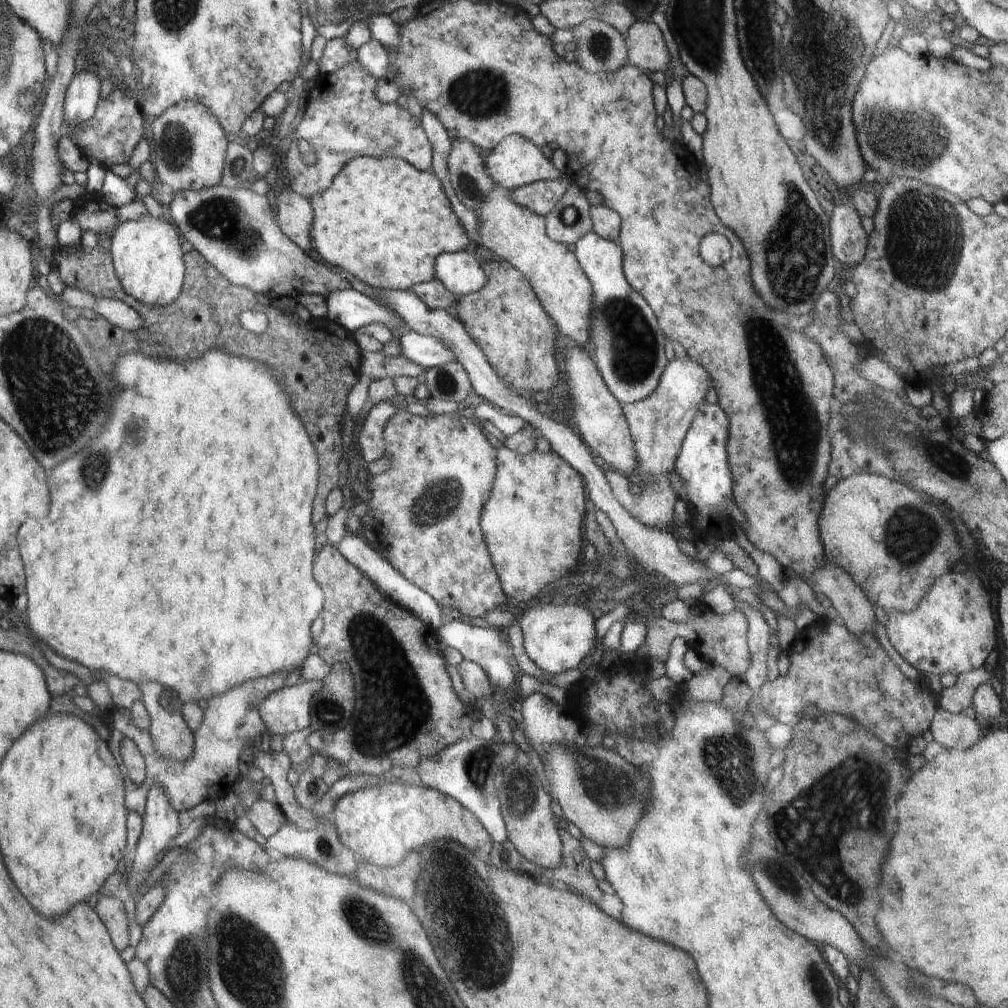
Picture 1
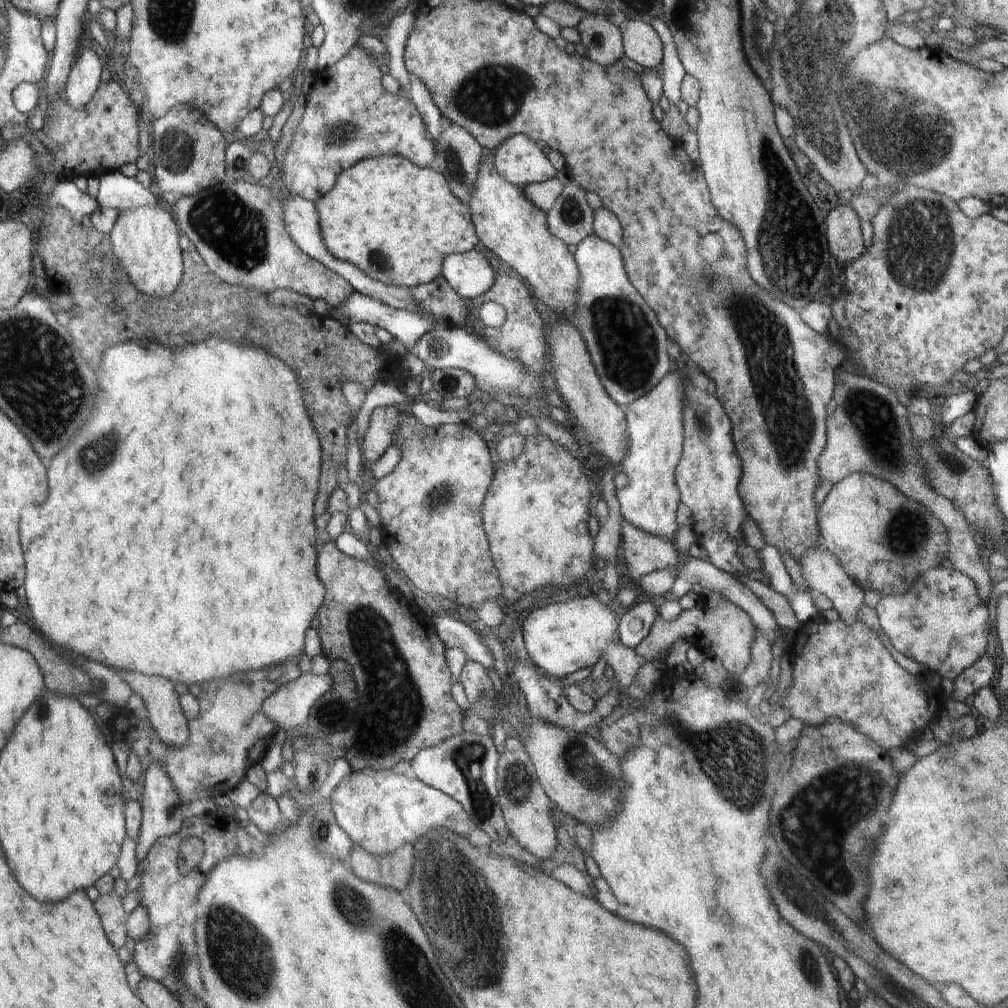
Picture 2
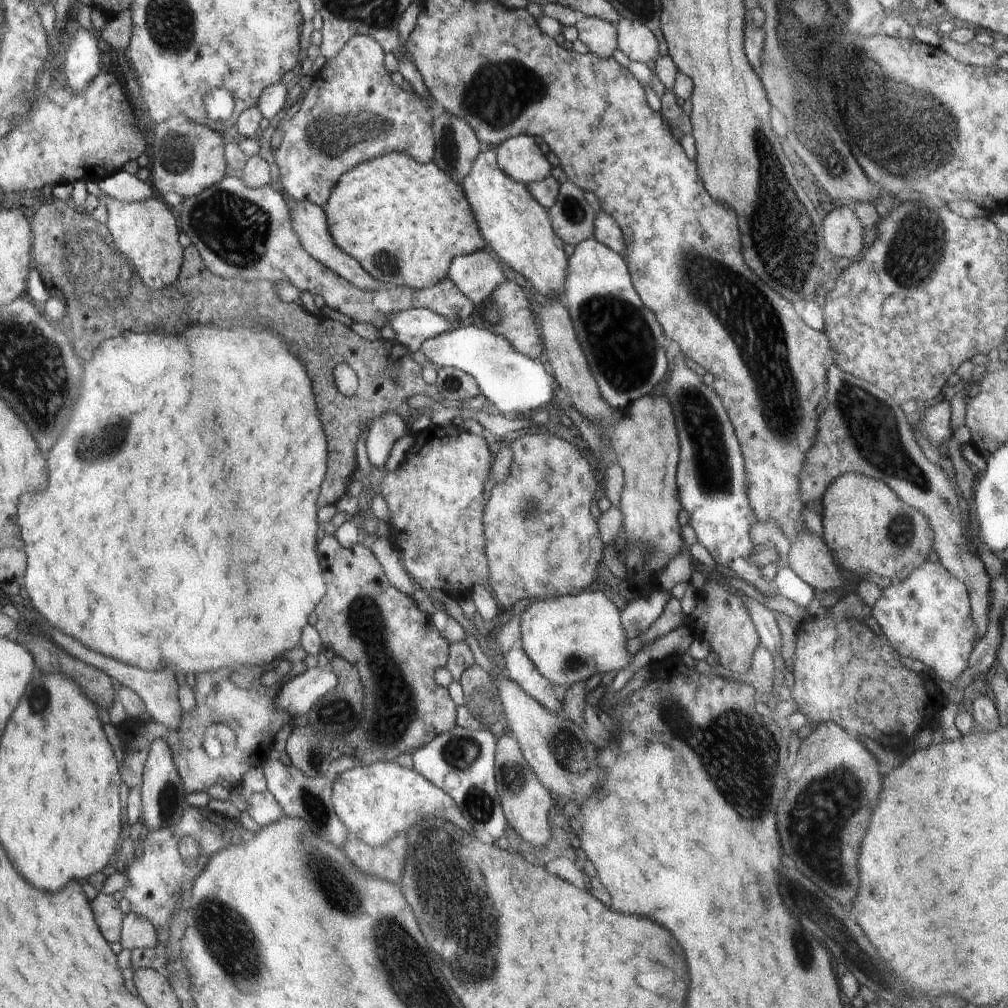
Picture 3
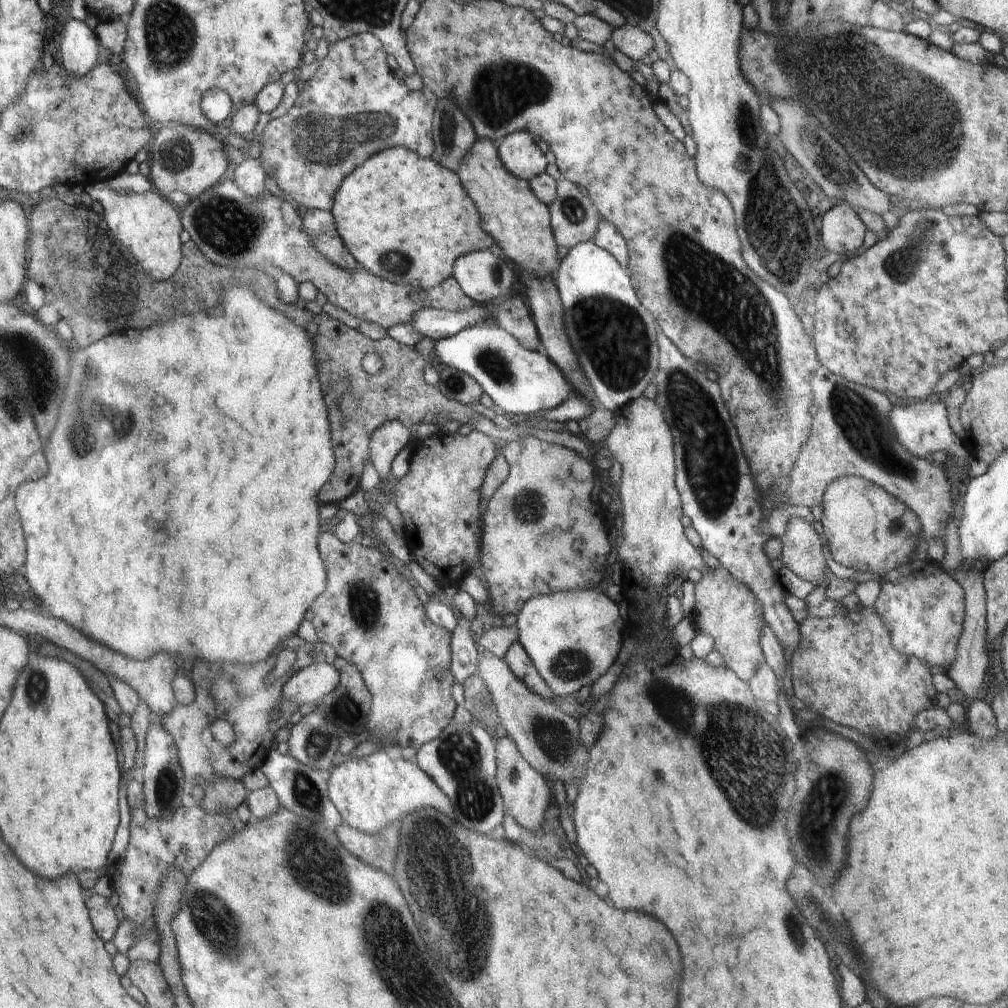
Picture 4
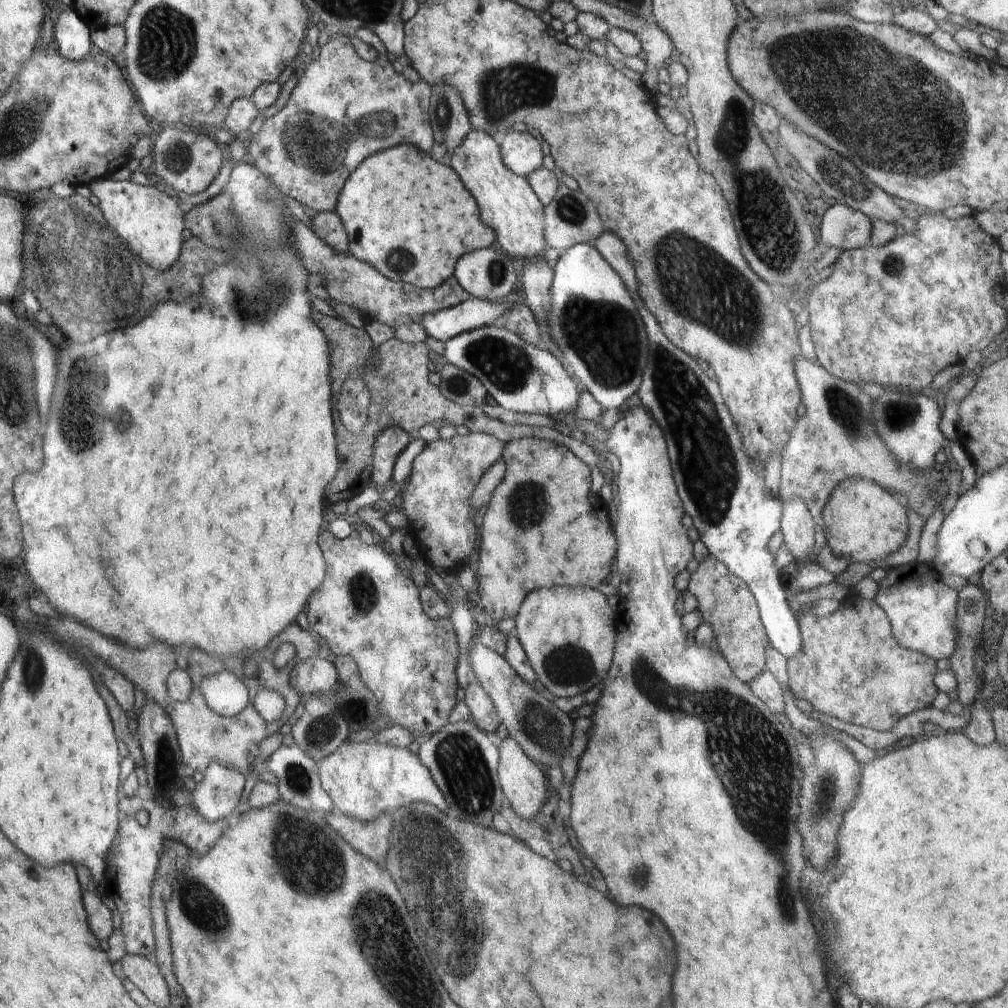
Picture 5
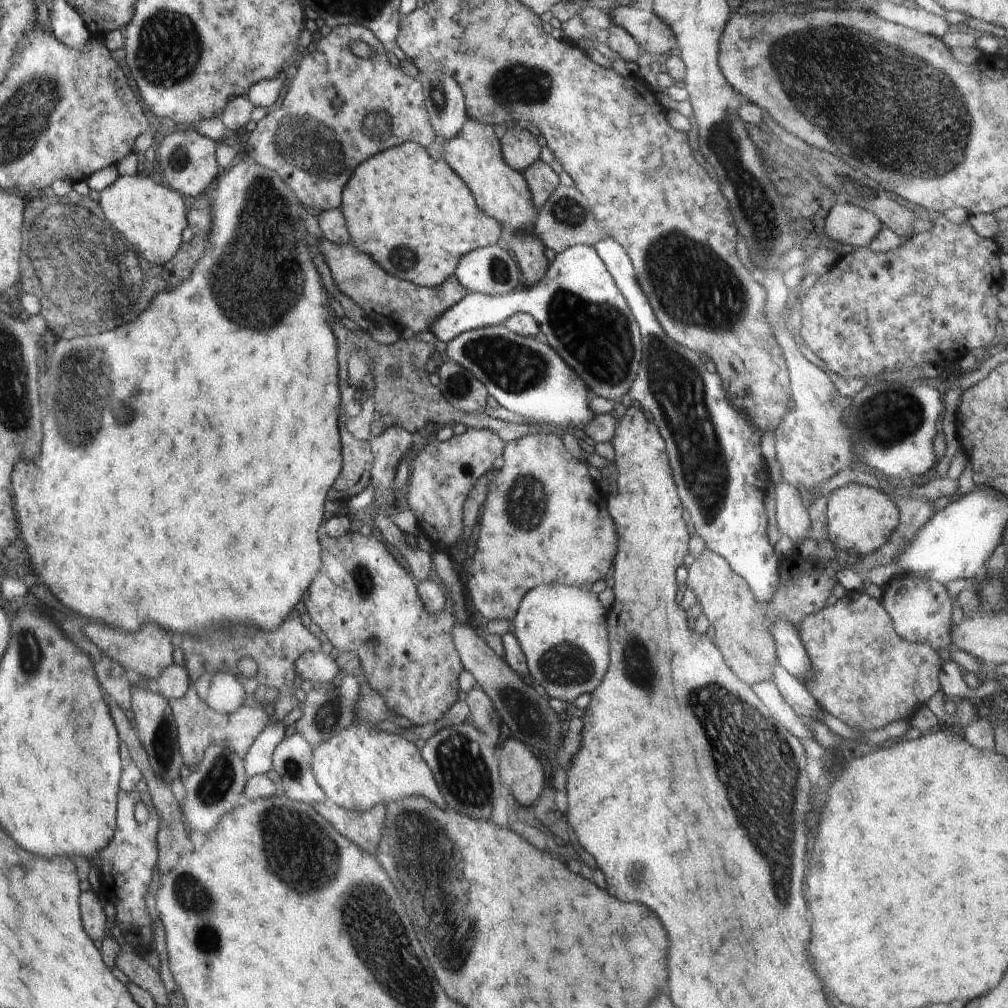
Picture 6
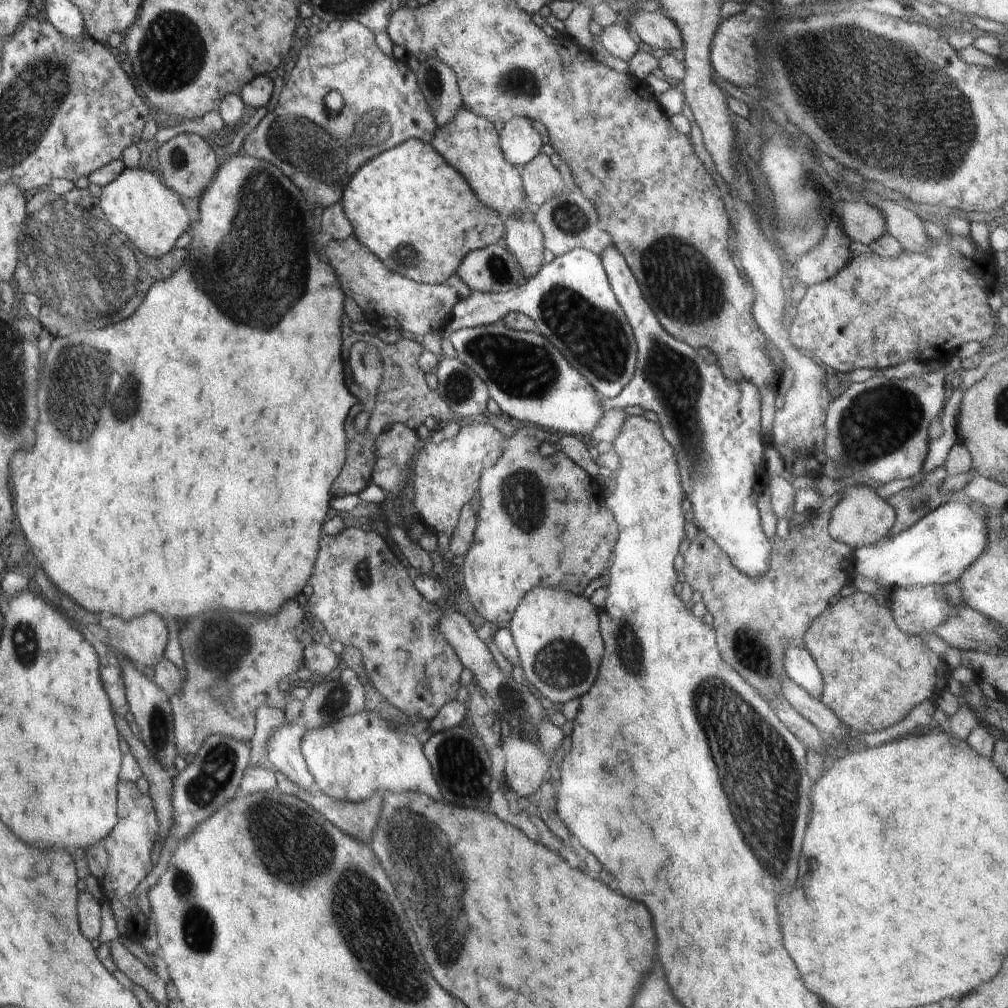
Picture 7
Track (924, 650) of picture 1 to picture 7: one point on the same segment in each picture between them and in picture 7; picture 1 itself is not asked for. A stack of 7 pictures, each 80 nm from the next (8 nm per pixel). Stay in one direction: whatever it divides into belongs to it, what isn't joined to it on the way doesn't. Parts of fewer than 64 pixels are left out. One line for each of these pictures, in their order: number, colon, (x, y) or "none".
2: (941, 622)
3: (927, 616)
4: (922, 607)
5: (923, 613)
6: (921, 610)
7: (919, 610)

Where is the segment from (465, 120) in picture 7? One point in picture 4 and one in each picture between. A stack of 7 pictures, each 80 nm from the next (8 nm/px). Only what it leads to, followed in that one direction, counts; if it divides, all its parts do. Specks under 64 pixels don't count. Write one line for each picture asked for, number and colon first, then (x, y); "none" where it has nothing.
4: (519, 224)
5: (507, 203)
6: (501, 192)

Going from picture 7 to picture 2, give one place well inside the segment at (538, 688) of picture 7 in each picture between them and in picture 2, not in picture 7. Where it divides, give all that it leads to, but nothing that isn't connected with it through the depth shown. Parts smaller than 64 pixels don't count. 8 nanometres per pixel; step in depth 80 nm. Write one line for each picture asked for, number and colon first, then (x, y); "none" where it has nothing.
2: (561, 638)
3: (569, 638)
4: (572, 637)
5: (568, 634)
6: (561, 631)

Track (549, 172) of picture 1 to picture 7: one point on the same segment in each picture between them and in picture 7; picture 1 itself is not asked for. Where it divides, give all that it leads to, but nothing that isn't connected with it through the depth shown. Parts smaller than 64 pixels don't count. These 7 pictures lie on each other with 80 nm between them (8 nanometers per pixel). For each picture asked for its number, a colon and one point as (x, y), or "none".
2: (519, 160)
3: (520, 157)
4: (518, 151)
5: (521, 152)
6: (520, 148)
7: (520, 141)

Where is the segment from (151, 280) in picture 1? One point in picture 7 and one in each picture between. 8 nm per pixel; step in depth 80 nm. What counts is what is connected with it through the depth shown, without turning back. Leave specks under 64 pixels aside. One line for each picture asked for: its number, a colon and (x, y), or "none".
2: (145, 240)
3: (146, 234)
4: (149, 228)
5: (151, 222)
6: (151, 216)
7: (136, 202)

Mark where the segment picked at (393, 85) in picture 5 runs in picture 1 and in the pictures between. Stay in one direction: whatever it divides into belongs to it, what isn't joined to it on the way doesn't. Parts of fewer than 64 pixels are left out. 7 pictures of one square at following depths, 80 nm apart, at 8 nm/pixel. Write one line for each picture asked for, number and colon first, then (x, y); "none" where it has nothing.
1: (343, 119)
2: (349, 117)
3: (355, 114)
4: (355, 106)

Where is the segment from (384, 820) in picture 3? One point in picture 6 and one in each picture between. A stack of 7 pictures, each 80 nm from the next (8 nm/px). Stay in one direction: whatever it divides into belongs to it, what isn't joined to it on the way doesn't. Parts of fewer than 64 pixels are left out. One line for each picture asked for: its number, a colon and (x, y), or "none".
4: (370, 793)
5: (364, 781)
6: (360, 767)

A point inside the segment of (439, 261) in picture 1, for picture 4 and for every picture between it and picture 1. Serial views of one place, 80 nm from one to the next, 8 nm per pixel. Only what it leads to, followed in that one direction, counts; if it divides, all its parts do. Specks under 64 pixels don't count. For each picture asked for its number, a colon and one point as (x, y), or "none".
2: (469, 274)
3: (477, 274)
4: (482, 276)

